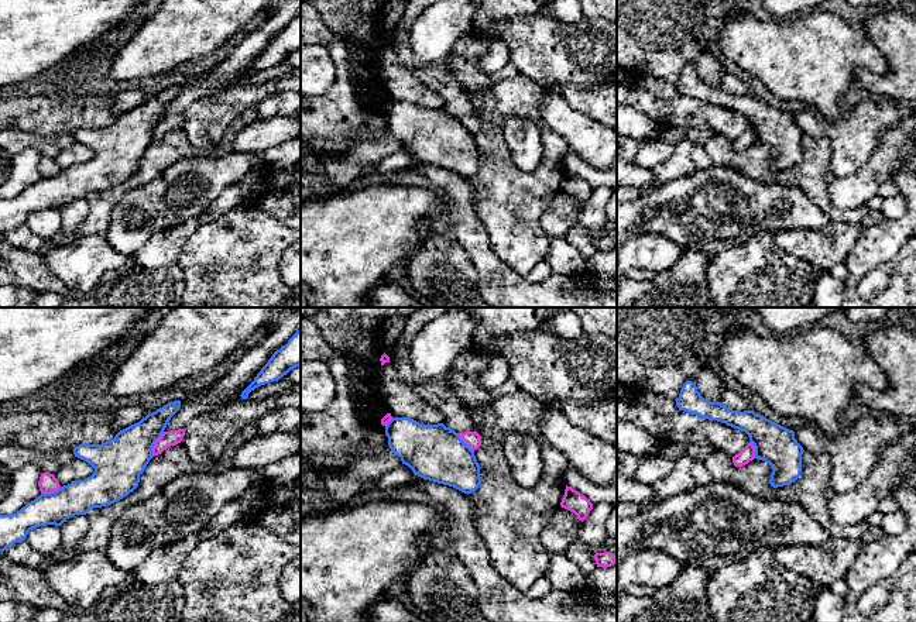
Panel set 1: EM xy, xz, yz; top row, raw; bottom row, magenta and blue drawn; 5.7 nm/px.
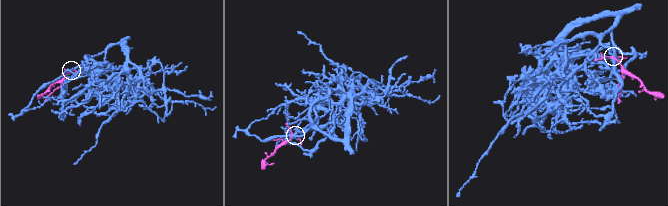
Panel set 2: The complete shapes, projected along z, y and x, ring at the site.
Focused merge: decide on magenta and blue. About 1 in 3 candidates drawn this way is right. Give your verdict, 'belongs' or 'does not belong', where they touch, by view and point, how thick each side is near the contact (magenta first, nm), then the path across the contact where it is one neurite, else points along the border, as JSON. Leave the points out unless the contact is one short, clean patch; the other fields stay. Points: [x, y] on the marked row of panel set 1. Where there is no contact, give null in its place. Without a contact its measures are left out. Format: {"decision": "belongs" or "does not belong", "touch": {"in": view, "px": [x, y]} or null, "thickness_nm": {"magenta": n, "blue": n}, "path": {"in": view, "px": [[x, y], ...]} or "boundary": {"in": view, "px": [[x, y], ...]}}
{"decision": "does not belong", "touch": {"in": "xy", "px": [154, 444]}, "thickness_nm": {"magenta": 90, "blue": 280}}

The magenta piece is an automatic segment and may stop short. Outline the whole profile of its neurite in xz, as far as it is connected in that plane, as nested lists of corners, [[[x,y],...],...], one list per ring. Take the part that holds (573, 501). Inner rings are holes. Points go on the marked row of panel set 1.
[[[567,485],[560,506],[573,512],[581,522],[589,516],[590,511],[593,509],[593,504],[590,502],[590,499]]]

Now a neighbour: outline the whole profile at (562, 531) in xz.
[[[560,506],[541,533],[545,550],[550,556],[566,554],[569,546],[577,539],[580,525],[581,520],[573,512]]]

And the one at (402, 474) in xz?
[[[401,464],[395,467],[394,470],[388,471],[387,474],[380,475],[374,481],[364,484],[358,489],[357,495],[361,495],[370,491],[387,489],[391,487],[405,485],[412,480],[412,477],[414,477],[414,471],[408,465]]]

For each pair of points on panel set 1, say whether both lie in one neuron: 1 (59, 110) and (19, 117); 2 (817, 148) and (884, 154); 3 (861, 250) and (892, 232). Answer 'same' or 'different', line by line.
1: same
2: different
3: same

